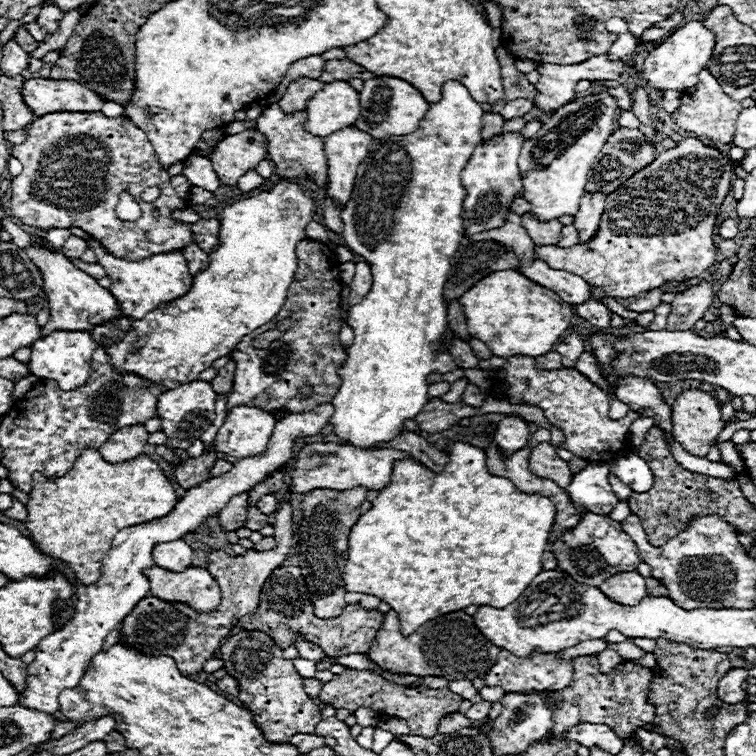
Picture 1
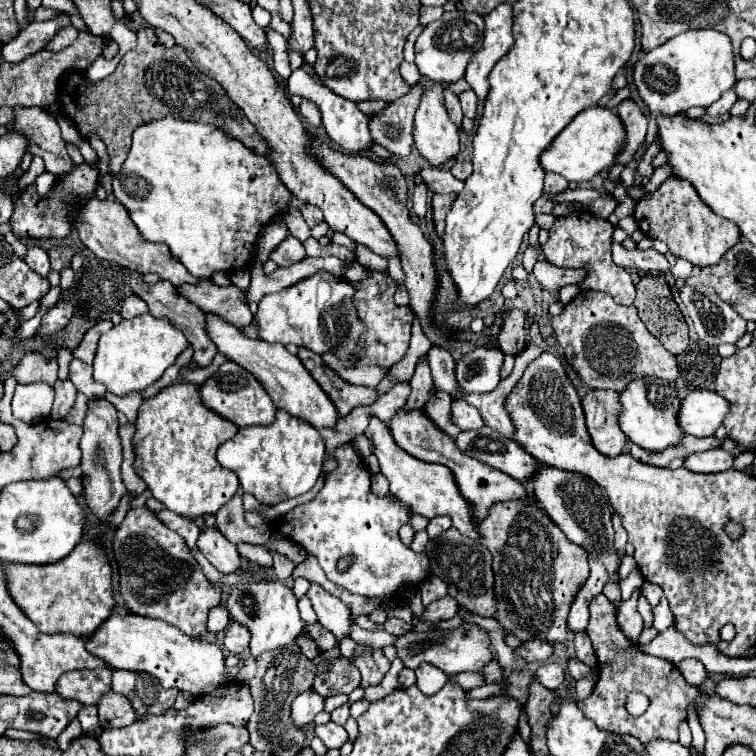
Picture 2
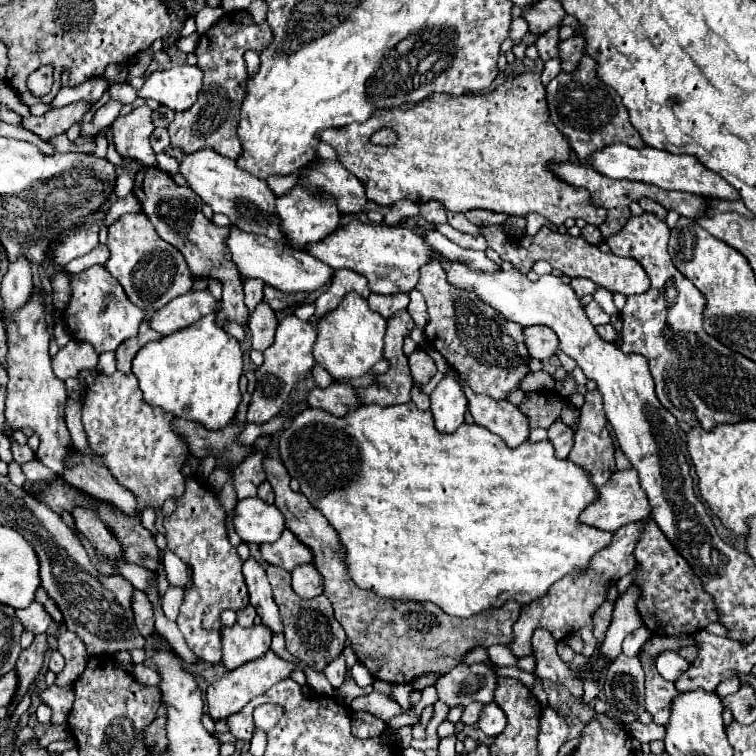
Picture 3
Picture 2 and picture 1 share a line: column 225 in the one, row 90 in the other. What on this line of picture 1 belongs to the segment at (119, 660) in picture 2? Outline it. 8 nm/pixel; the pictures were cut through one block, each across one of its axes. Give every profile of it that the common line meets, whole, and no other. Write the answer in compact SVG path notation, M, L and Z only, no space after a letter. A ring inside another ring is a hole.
M692 20L674 30L656 50L648 54L648 58L642 64L644 82L654 90L684 92L690 86L696 86L700 70L704 70L708 60L712 58L712 50L714 50L714 34L708 28L704 28L702 22Z

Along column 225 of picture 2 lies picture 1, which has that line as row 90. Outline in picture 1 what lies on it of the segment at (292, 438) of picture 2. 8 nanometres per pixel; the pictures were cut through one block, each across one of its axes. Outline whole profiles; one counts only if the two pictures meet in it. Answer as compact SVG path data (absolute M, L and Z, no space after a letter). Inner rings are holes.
M450 80L450 82L444 84L442 100L438 104L430 106L428 116L424 116L424 120L420 122L420 128L416 132L412 132L408 136L388 136L388 138L384 138L380 142L374 140L370 144L368 158L358 168L358 176L356 176L356 184L354 184L354 190L352 190L352 198L346 204L346 208L340 212L340 218L344 222L342 236L346 238L346 242L352 242L352 252L364 256L364 260L370 264L372 276L374 276L374 284L372 284L372 290L368 292L368 296L360 304L356 304L356 306L350 308L350 320L348 320L348 324L354 330L354 344L346 350L348 352L348 360L338 370L338 376L342 378L342 384L338 388L338 394L330 402L332 408L334 408L334 414L330 416L332 432L340 438L342 444L350 444L350 446L362 448L362 450L374 450L376 444L394 440L396 436L400 436L404 432L404 422L412 420L414 416L418 416L422 412L424 404L428 404L428 386L430 384L426 382L426 378L432 372L446 374L446 372L456 370L456 362L452 360L450 352L438 348L440 342L442 342L442 336L444 336L446 328L448 328L448 322L446 322L446 302L442 298L442 290L444 290L444 284L446 284L446 278L448 278L448 272L450 272L450 260L456 254L456 250L460 246L460 240L464 236L464 228L462 228L462 202L464 202L466 190L464 190L464 186L460 182L460 172L468 164L468 158L472 156L474 148L480 144L482 116L484 116L482 106L478 102L474 102L474 98L470 96L470 92L460 82Z

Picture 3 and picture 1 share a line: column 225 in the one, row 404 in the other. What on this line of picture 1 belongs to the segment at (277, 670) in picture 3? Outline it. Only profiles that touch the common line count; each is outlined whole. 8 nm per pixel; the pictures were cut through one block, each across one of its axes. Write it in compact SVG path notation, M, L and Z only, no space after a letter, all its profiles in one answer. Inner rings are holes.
M686 390L674 402L672 426L674 426L672 434L682 444L682 448L688 450L694 456L704 458L710 452L710 446L716 444L716 438L724 430L726 422L722 420L722 410L720 410L718 400L710 392L704 392L704 390Z

